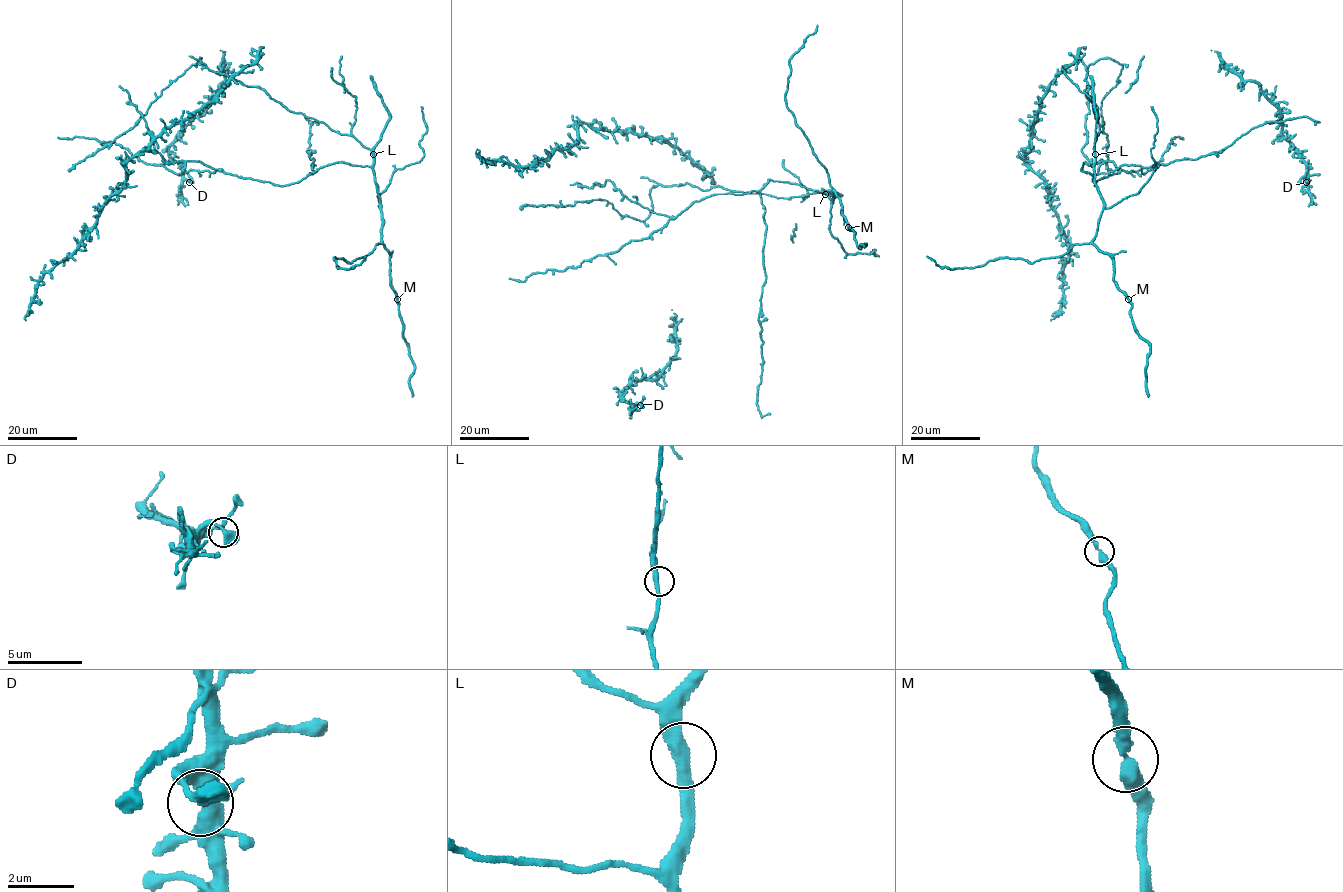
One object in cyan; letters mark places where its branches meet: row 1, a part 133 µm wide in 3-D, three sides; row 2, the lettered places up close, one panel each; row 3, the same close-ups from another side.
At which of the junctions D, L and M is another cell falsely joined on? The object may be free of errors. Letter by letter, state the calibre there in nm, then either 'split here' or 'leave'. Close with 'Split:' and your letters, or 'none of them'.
D: 360 nm | leave
L: 360 nm | leave
M: 360 nm | leave
Split: none of them

